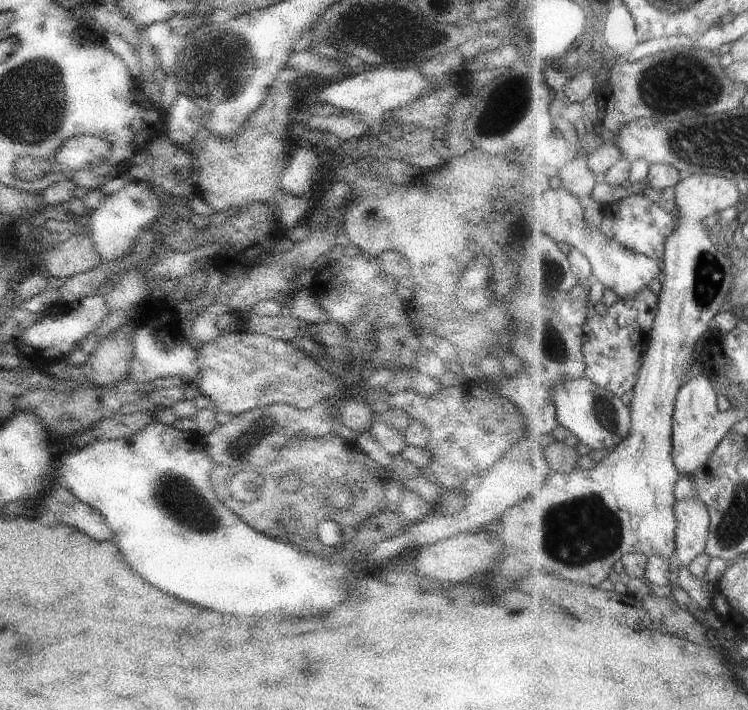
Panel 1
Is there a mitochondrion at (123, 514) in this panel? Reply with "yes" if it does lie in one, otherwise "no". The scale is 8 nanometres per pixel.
no

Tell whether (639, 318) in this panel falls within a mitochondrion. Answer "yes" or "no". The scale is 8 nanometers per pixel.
no

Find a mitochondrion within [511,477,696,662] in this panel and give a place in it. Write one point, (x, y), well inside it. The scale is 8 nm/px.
(578, 532)

